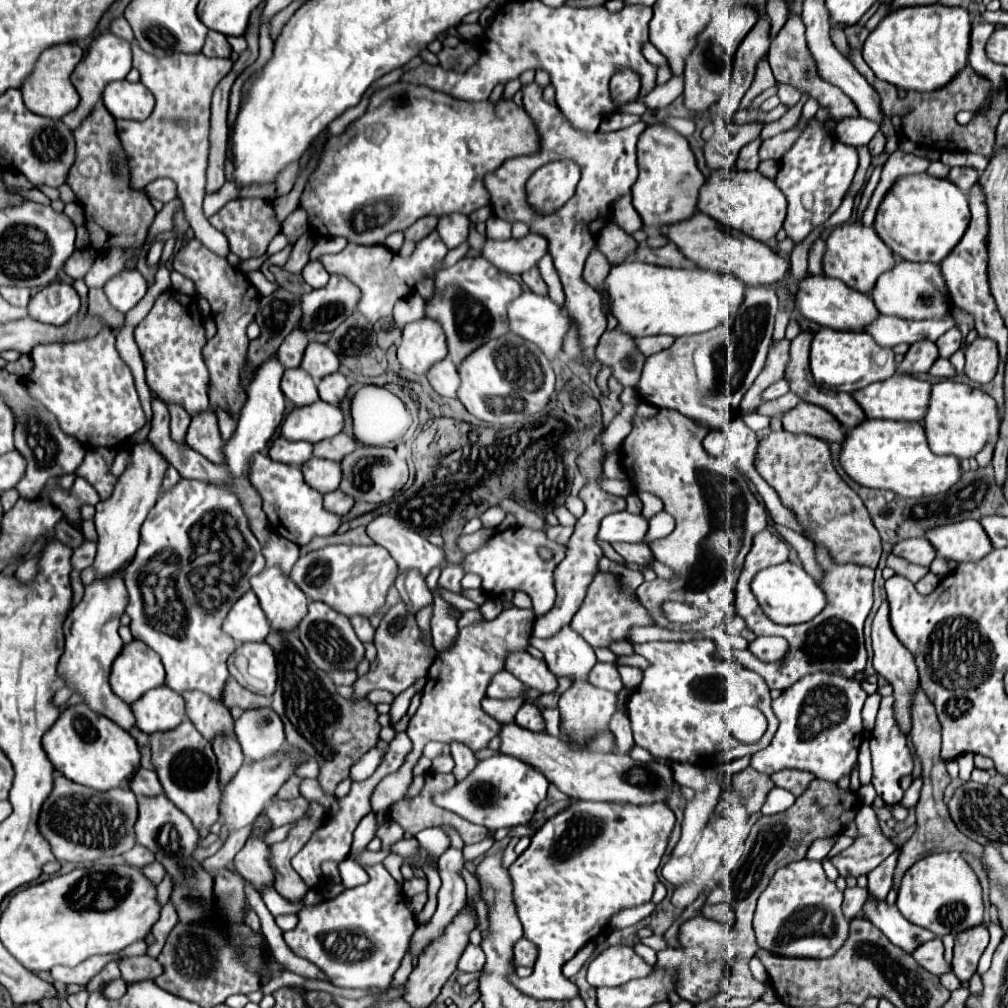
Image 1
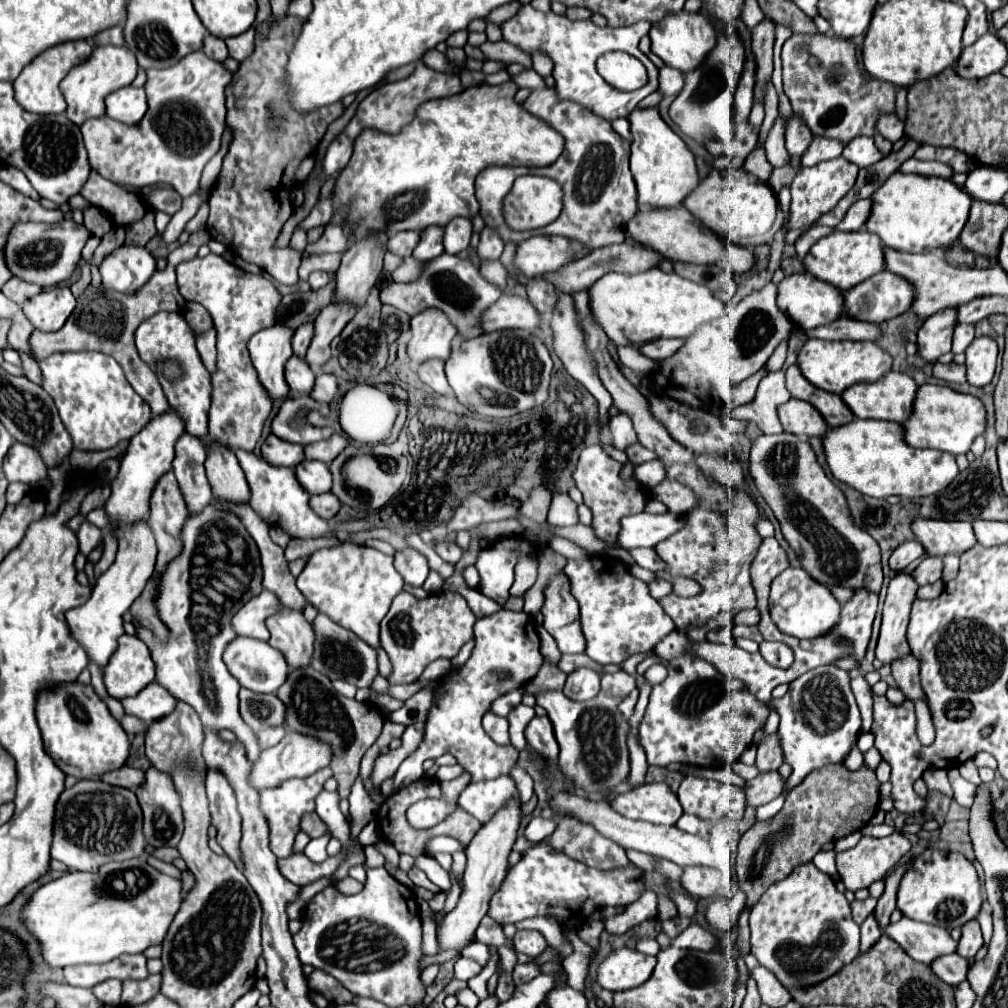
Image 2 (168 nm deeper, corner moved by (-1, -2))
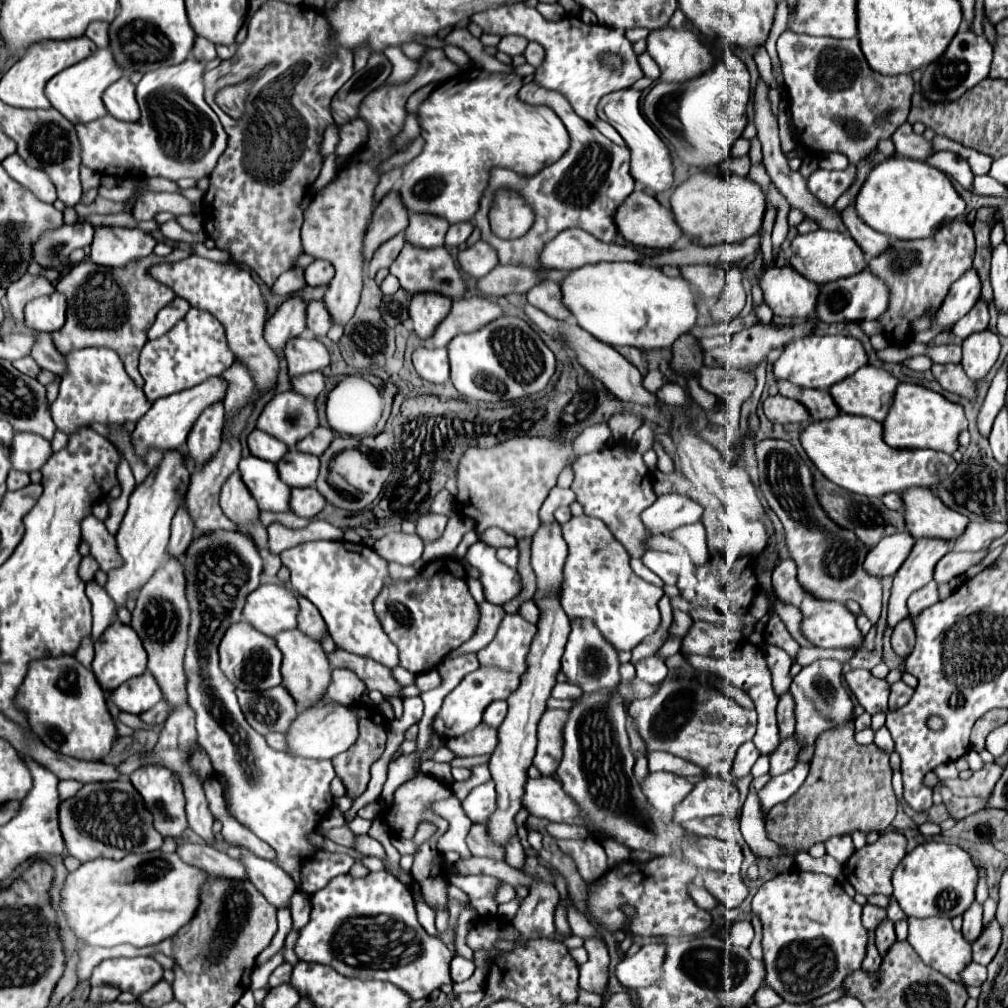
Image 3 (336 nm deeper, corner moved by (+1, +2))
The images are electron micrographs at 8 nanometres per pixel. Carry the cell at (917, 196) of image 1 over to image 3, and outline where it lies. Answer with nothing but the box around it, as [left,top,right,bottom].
[855,157,965,241]

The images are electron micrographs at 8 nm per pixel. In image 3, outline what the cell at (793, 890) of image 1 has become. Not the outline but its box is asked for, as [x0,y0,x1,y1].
[751,871,867,1003]

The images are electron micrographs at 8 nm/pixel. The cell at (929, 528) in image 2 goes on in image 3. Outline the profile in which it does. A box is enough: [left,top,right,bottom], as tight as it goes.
[901,489,969,541]

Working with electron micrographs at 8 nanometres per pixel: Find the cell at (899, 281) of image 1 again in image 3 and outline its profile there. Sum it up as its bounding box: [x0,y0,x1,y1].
[815,273,889,323]

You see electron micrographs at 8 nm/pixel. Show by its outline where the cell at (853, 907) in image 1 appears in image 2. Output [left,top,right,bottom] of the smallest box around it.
[851,897,877,925]

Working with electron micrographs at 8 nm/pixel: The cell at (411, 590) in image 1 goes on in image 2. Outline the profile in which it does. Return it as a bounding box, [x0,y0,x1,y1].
[395,547,429,587]

